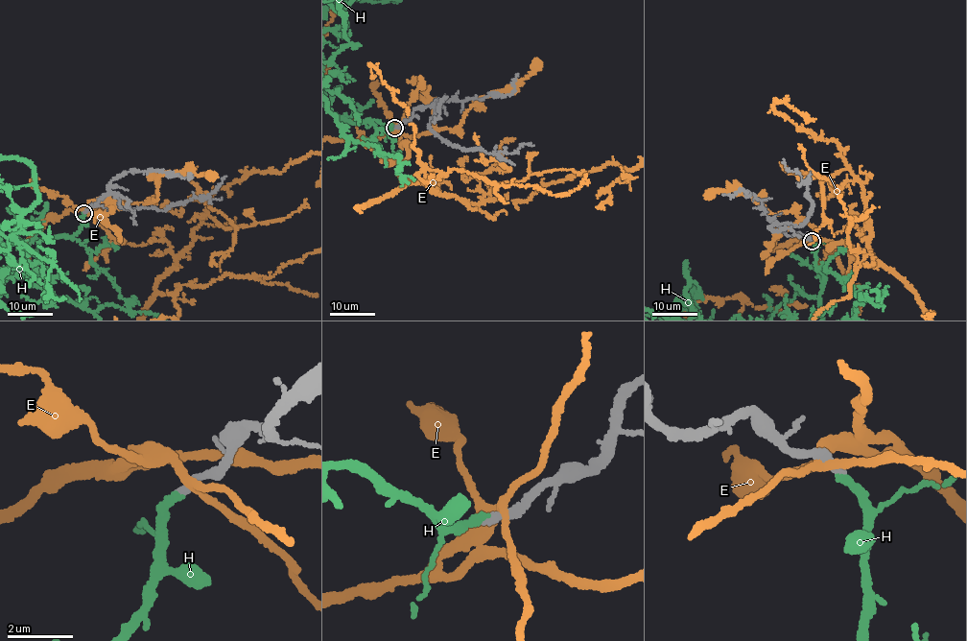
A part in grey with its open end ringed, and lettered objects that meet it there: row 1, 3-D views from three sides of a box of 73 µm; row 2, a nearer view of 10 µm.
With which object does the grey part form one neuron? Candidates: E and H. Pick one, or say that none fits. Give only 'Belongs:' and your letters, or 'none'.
Belongs: H

